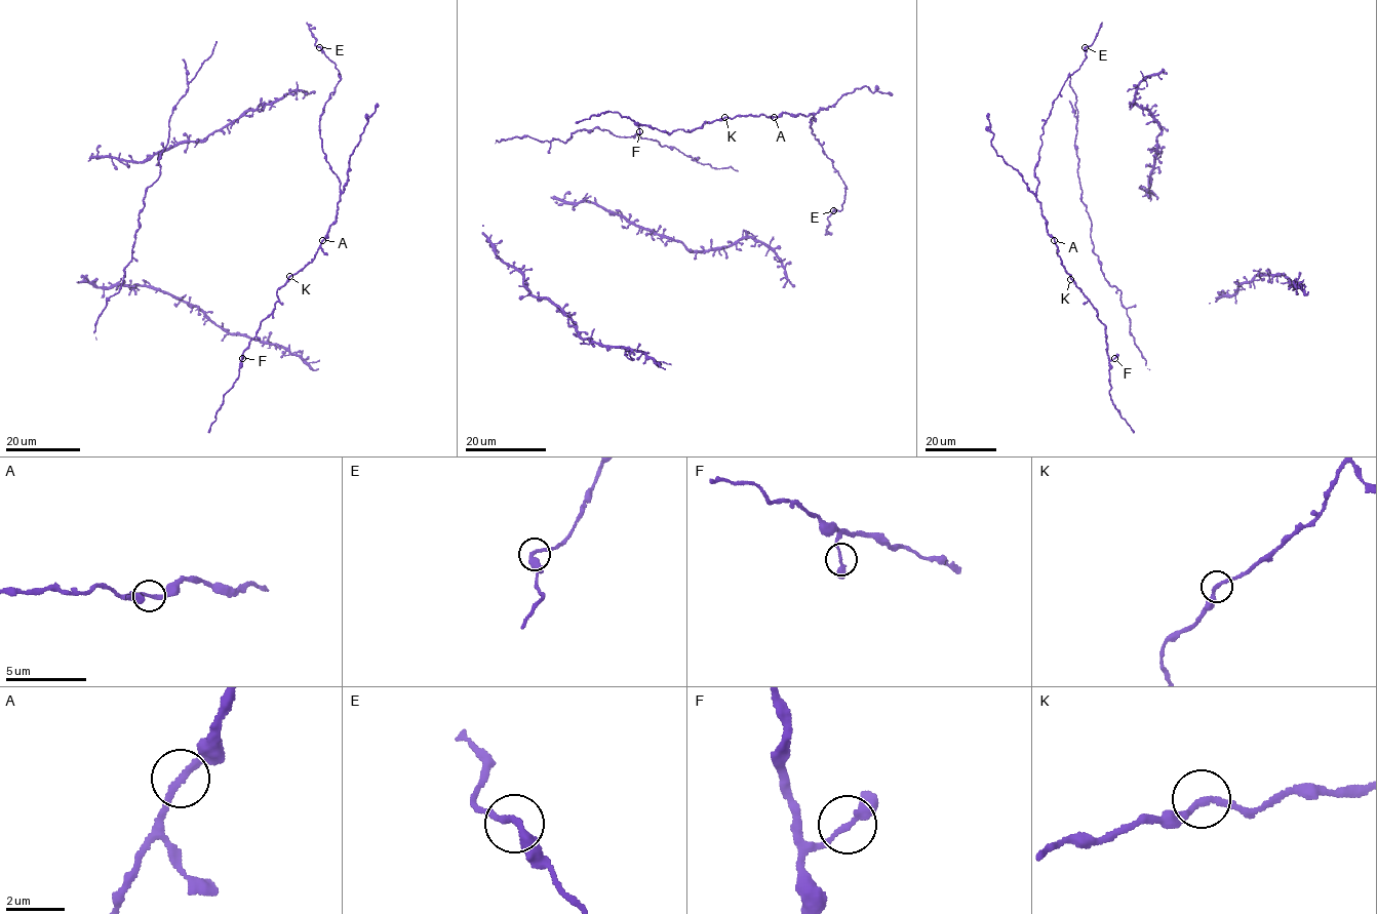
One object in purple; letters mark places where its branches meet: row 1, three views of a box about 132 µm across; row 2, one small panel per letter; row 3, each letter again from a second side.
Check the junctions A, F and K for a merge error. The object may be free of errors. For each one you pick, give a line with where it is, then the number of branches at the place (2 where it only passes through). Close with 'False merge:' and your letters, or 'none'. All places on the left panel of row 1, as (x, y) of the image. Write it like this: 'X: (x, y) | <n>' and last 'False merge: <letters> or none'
A: (322, 240) | 2
False merge: A

